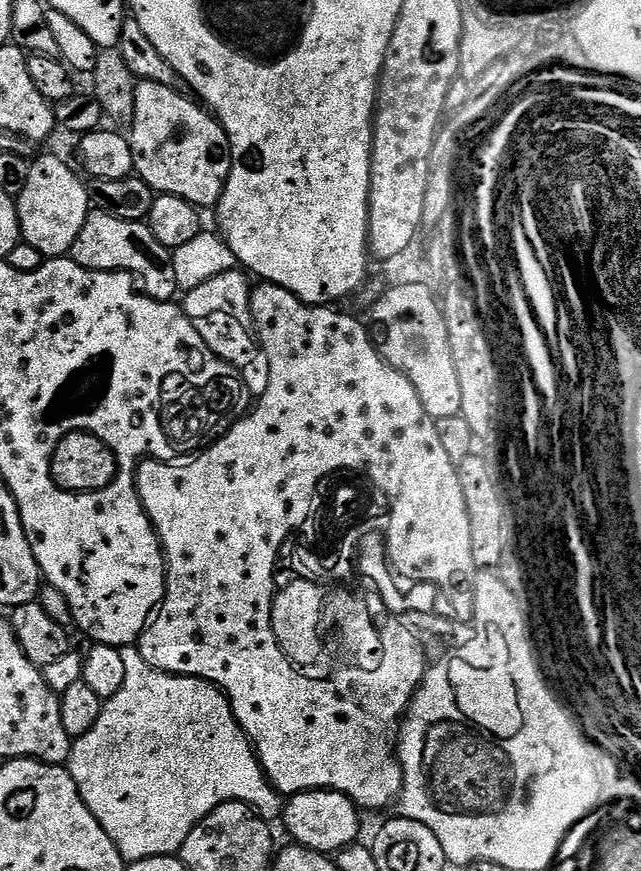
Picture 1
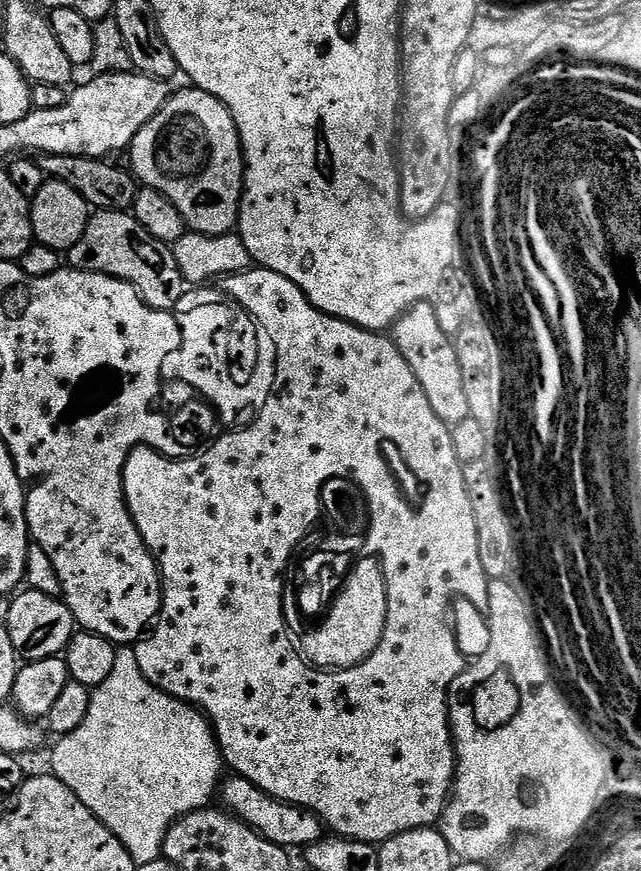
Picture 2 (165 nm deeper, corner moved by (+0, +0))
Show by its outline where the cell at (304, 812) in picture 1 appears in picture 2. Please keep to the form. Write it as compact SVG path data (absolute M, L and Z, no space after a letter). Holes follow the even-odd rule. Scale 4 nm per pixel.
M235 774L229 775L221 783L218 789L218 800L221 800L219 803L231 815L249 824L262 838L274 842L285 850L306 849L311 844L324 839L326 835L326 825L319 816L309 812L307 808L298 808L295 804L282 804L262 789L254 787L246 778Z

